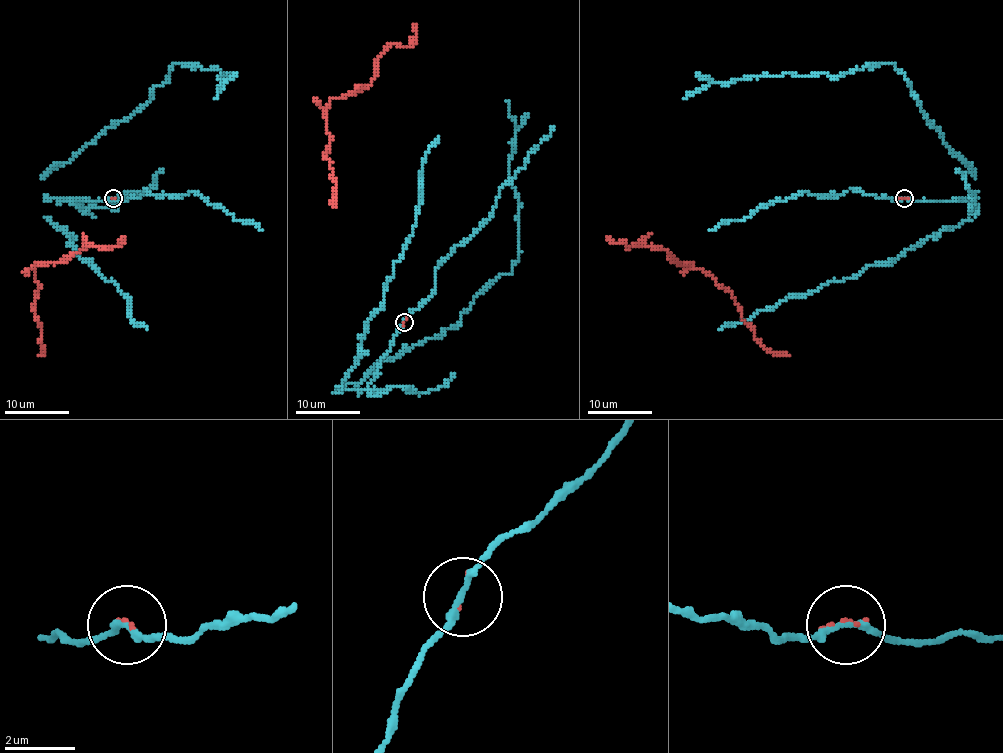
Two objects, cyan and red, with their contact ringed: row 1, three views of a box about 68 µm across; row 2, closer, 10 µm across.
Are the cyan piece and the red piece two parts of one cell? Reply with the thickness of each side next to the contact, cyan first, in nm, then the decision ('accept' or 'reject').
180 nm thick on the cyan side, 90 nm on the other; reject

